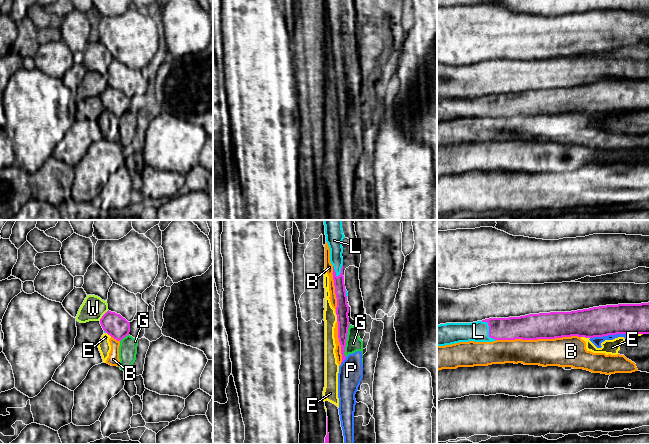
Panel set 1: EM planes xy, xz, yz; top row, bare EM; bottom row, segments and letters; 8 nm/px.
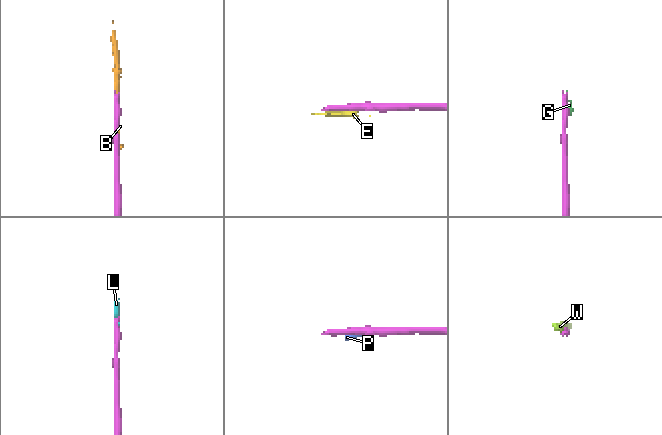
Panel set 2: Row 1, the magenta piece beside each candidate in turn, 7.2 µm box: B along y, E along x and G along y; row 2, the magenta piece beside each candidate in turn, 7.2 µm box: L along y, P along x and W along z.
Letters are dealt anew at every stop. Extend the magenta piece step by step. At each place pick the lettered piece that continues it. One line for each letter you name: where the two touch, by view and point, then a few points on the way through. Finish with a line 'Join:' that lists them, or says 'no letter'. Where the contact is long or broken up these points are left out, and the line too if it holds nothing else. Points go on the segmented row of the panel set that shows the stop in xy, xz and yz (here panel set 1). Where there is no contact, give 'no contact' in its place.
L: yz (489, 330)
Join: L

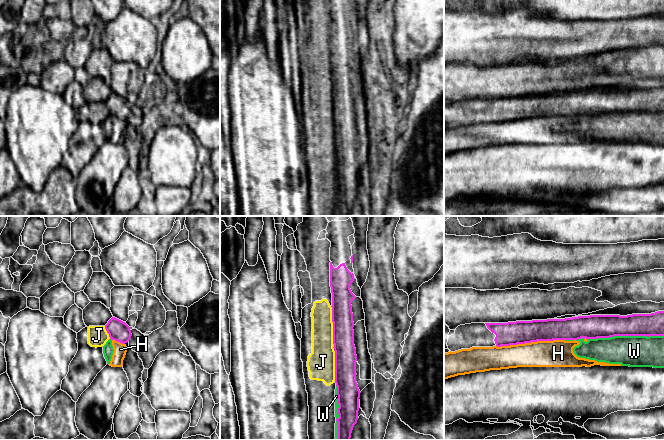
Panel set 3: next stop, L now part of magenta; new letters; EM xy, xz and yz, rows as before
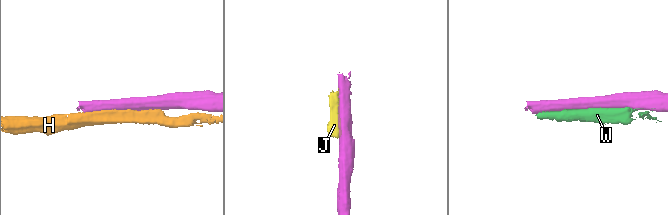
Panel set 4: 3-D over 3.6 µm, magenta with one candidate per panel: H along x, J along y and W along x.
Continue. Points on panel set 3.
Join: no letter

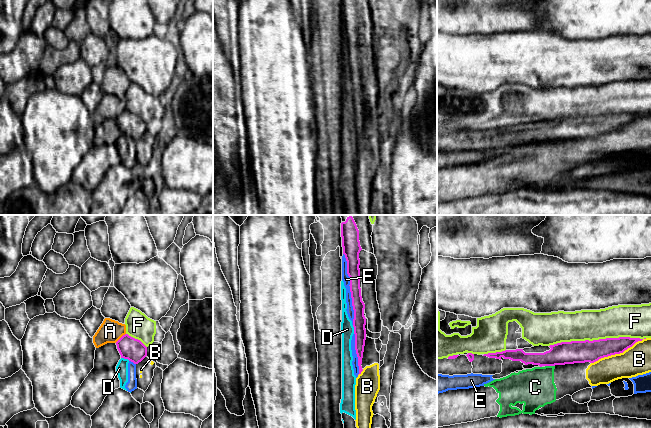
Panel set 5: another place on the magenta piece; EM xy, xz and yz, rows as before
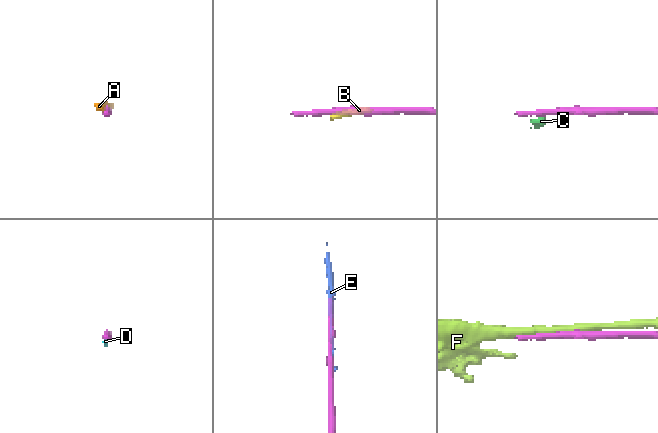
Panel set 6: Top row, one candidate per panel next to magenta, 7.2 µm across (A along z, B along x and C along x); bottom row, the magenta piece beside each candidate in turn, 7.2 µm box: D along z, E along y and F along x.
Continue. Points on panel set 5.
Join: no letter

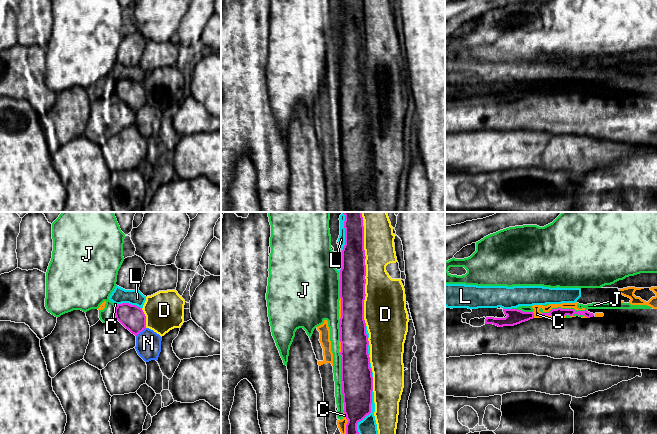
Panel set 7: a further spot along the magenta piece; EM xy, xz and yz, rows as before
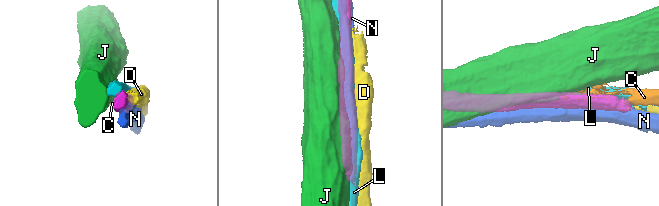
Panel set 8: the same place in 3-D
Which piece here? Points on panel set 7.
Join: no letter

